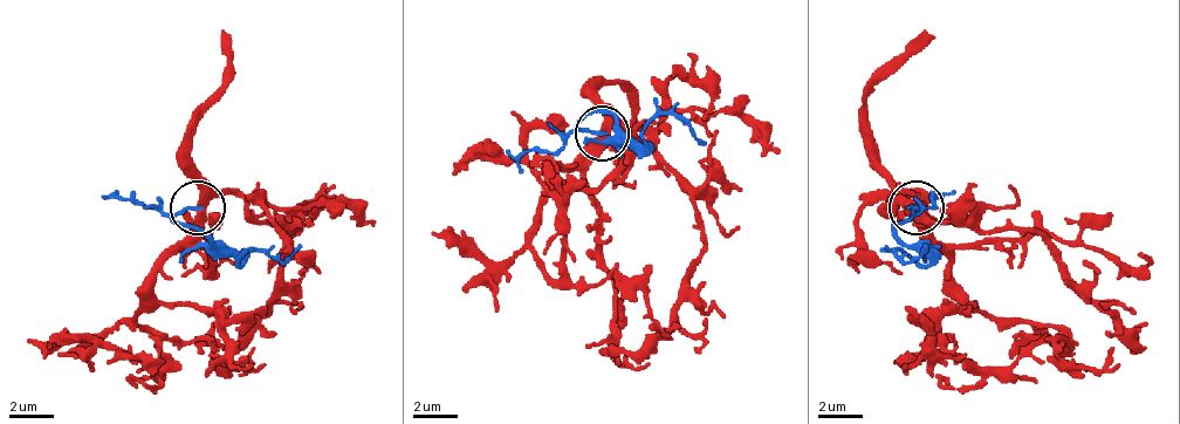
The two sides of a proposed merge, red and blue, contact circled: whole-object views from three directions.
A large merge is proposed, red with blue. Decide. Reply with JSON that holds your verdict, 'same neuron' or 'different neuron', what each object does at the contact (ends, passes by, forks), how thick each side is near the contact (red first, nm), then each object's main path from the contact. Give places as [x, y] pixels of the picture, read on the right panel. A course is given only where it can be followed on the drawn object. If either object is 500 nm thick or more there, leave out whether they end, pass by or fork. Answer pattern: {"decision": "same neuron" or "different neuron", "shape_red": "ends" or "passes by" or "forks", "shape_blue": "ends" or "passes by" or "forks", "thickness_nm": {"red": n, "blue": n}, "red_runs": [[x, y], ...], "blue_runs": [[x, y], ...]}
{"decision": "different neuron", "shape_red": "passes by", "shape_blue": "ends", "thickness_nm": {"red": 360, "blue": 170}, "red_runs": [[912, 209], [917, 231], [983, 313], [1060, 329], [1033, 341], [1004, 368], [978, 368], [939, 341], [955, 335]], "blue_runs": [[917, 209], [896, 225], [896, 231], [917, 253], [912, 258], [900, 247], [896, 253], [917, 258], [923, 241]]}

